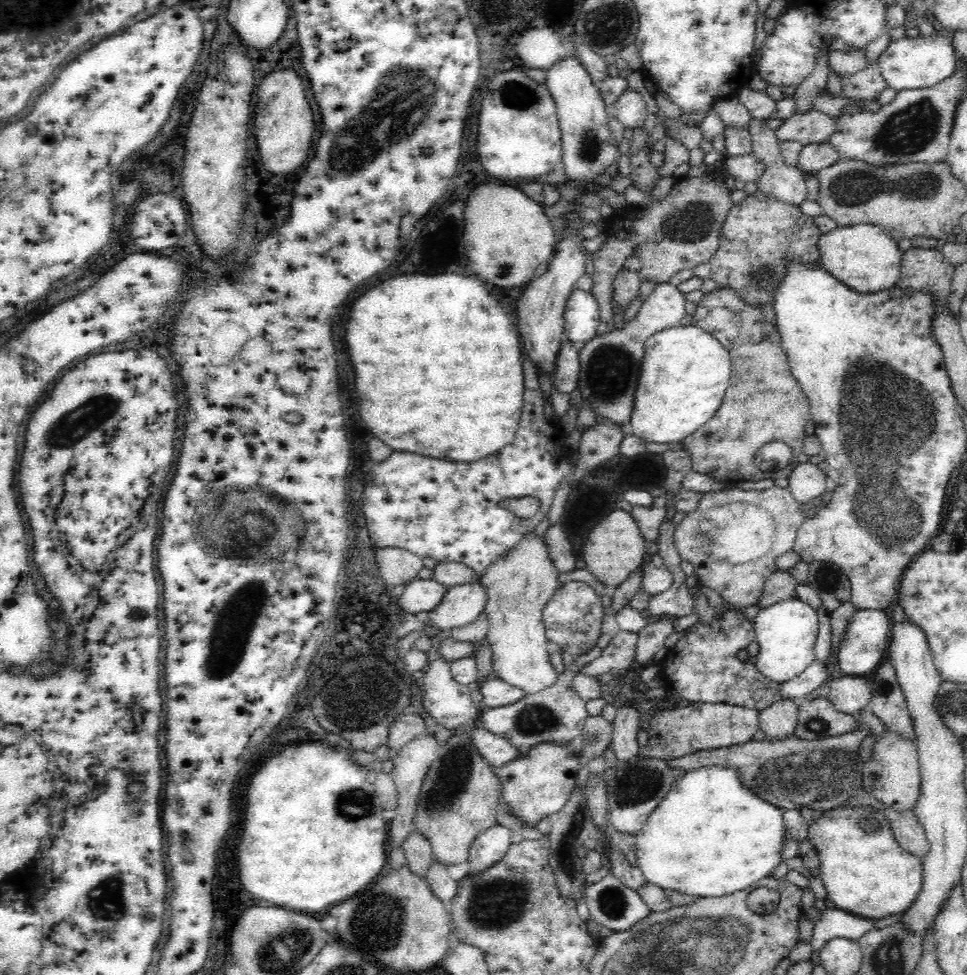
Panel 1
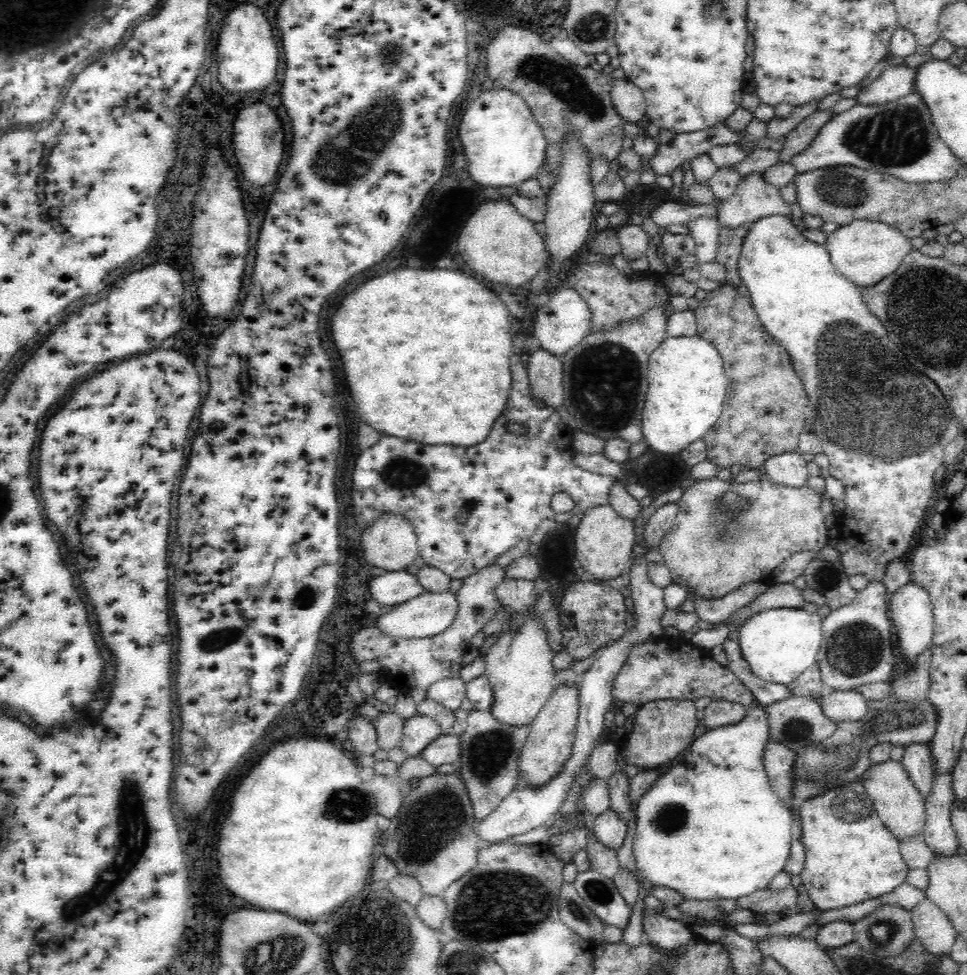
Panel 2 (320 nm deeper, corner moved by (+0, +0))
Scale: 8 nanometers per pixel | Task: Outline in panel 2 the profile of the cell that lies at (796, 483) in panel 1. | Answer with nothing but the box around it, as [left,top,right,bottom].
[764,450,807,488]

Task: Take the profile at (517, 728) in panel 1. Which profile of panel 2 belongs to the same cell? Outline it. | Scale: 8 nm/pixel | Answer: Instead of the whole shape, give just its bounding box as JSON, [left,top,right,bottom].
[456,710,530,823]

